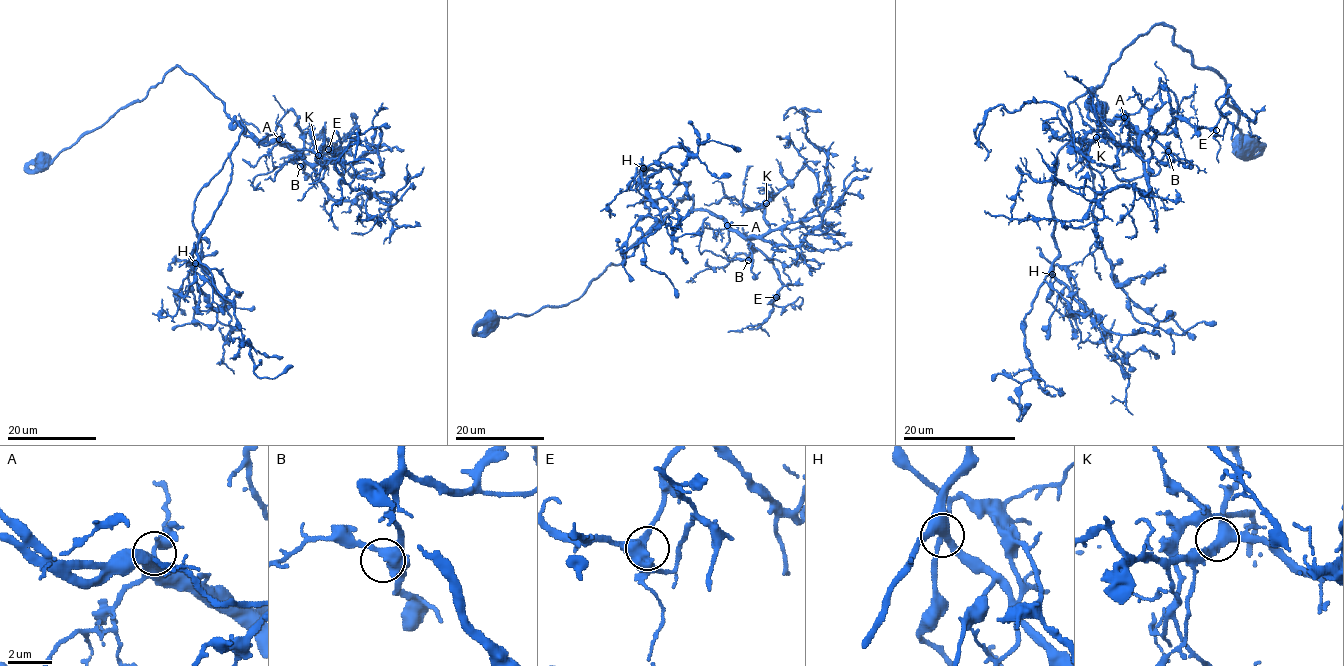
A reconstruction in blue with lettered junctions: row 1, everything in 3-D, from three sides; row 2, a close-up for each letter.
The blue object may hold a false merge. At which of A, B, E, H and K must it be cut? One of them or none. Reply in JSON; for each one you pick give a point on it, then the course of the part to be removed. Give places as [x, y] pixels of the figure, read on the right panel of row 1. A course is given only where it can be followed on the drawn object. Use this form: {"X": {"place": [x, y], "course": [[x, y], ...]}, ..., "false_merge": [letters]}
{"H": {"place": [1052, 274], "course": [[1052, 275], [1054, 266], [1059, 265], [1075, 280], [1076, 294], [1090, 321], [1128, 380], [1125, 407], [1133, 414]]}, "false_merge": ["H"]}

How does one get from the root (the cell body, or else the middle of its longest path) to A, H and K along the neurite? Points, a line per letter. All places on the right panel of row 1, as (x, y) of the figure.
A: (1244, 147), (1227, 83), (1199, 69), (1162, 24), (1140, 34), (1090, 94), (1106, 118), (1124, 117)
H: (1244, 147), (1227, 83), (1199, 69), (1171, 27), (1140, 34), (1068, 106), (1052, 275)
K: (1244, 147), (1227, 83), (1162, 24), (1090, 94), (1138, 134), (1138, 148), (1096, 137)

